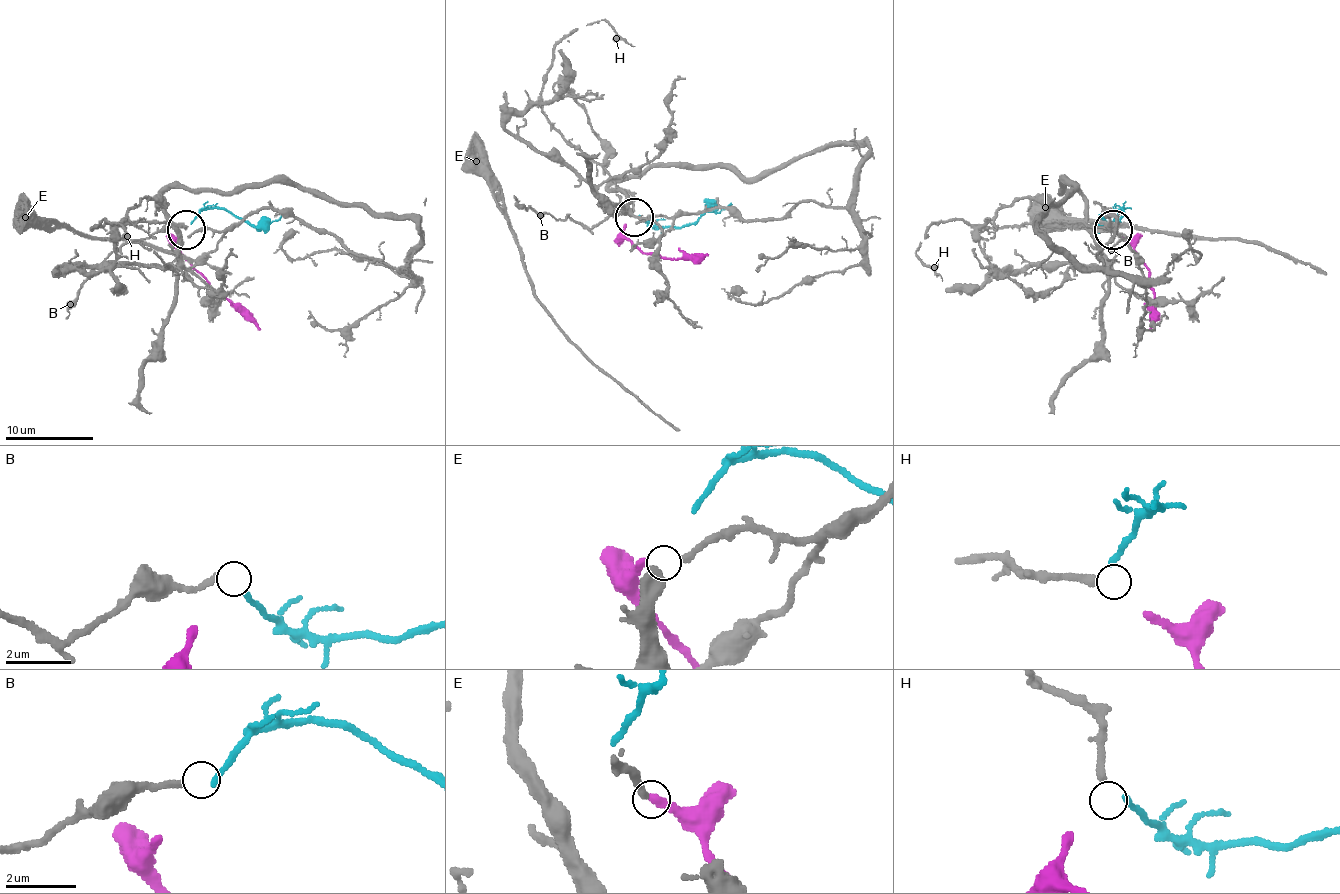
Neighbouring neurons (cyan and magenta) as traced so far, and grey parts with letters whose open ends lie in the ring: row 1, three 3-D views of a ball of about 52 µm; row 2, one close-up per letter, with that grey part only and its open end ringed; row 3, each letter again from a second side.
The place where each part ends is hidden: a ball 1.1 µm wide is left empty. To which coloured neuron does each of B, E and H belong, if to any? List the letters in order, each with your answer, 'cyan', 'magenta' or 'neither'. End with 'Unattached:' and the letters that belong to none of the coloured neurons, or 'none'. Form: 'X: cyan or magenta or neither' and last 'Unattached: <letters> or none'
B: neither
E: neither
H: neither
Unattached: B, E, H

